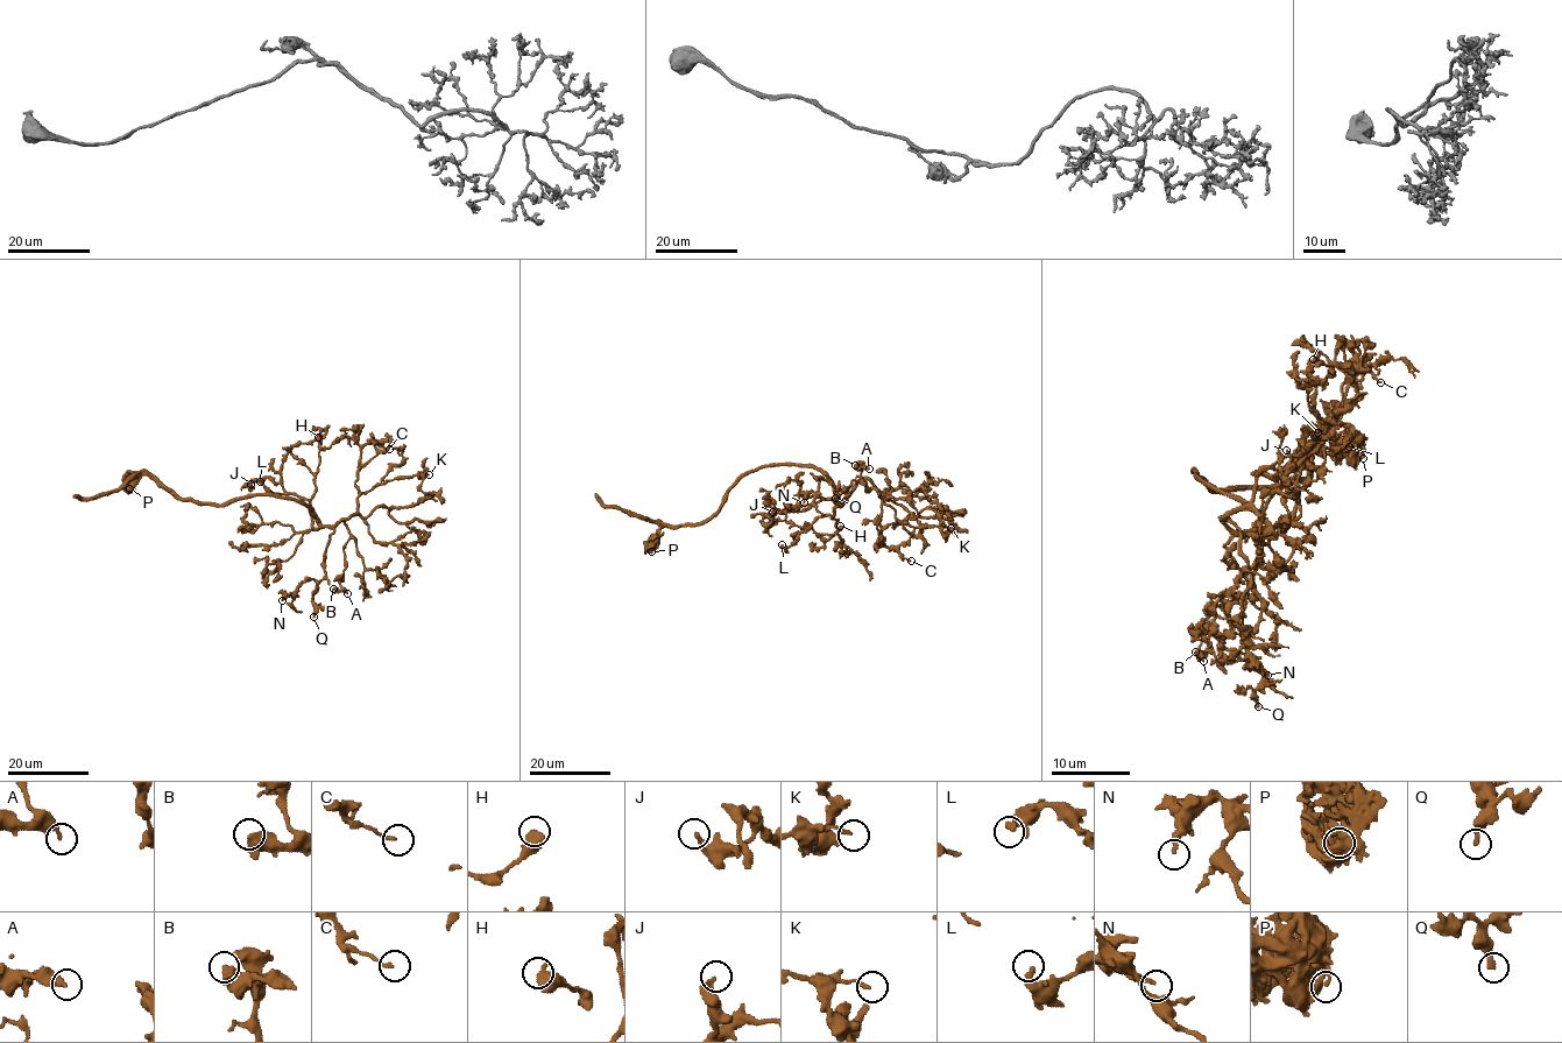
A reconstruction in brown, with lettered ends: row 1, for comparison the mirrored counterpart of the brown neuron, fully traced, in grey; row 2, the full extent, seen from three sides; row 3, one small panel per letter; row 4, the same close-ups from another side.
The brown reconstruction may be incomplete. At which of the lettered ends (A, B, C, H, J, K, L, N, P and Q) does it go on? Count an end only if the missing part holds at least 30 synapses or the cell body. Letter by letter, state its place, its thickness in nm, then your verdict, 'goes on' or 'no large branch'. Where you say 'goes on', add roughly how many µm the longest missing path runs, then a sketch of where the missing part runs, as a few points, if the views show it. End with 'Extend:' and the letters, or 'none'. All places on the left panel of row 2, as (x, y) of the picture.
A: at (347, 593); 340 nm thick; no large branch
B: at (333, 589); 400 nm thick; no large branch
C: at (389, 449); 140 nm thick; no large branch
H: at (318, 437); 550 nm thick; no large branch
J: at (251, 484); 280 nm thick; no large branch
K: at (429, 474); 180 nm thick; no large branch
L: at (260, 481); 320 nm thick; no large branch
N: at (282, 600); 240 nm thick; no large branch
P: at (129, 488); 170 nm thick; no large branch
Q: at (313, 617); 240 nm thick; no large branch
Extend: none

